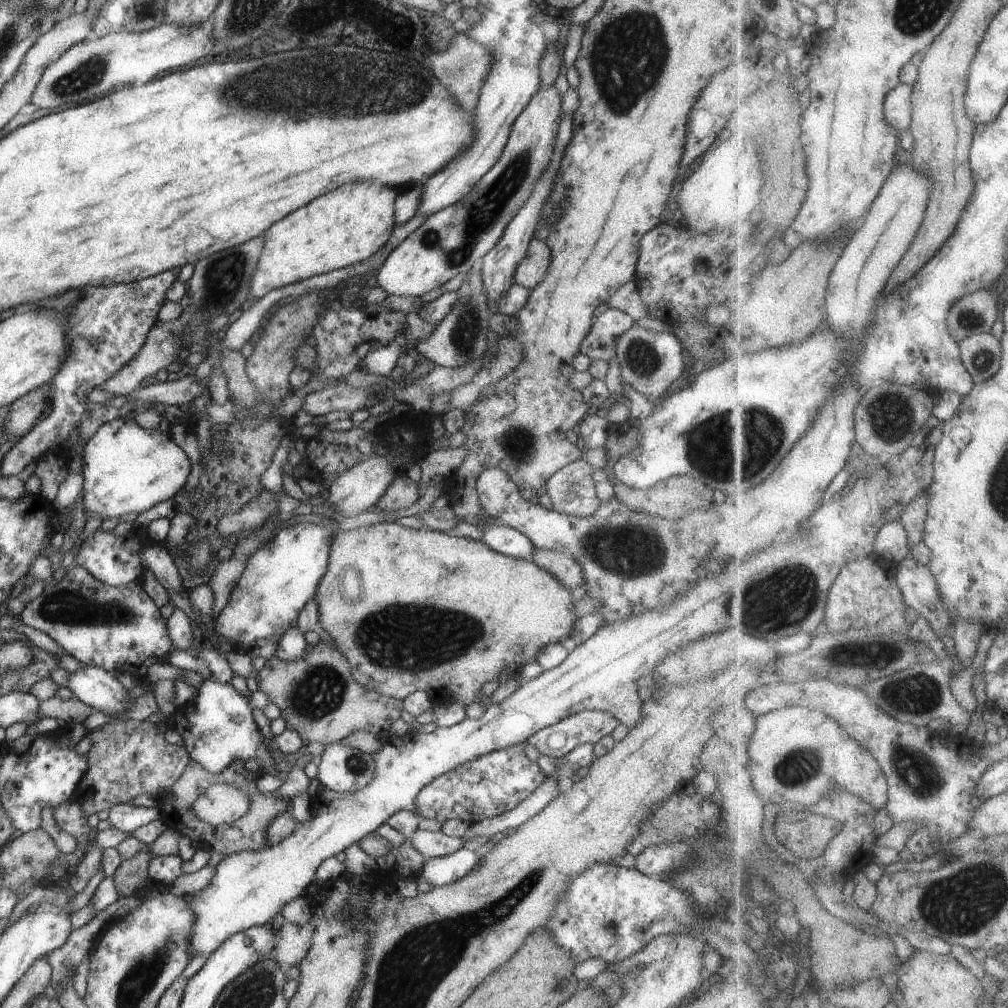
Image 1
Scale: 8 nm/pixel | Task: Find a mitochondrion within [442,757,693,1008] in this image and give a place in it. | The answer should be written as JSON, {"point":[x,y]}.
{"point":[613,928]}

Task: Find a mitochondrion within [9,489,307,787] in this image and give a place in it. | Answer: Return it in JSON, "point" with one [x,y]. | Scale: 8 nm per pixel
{"point":[67,606]}

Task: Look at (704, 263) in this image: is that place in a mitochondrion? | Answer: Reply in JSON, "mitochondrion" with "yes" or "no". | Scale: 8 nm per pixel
{"mitochondrion":"no"}

